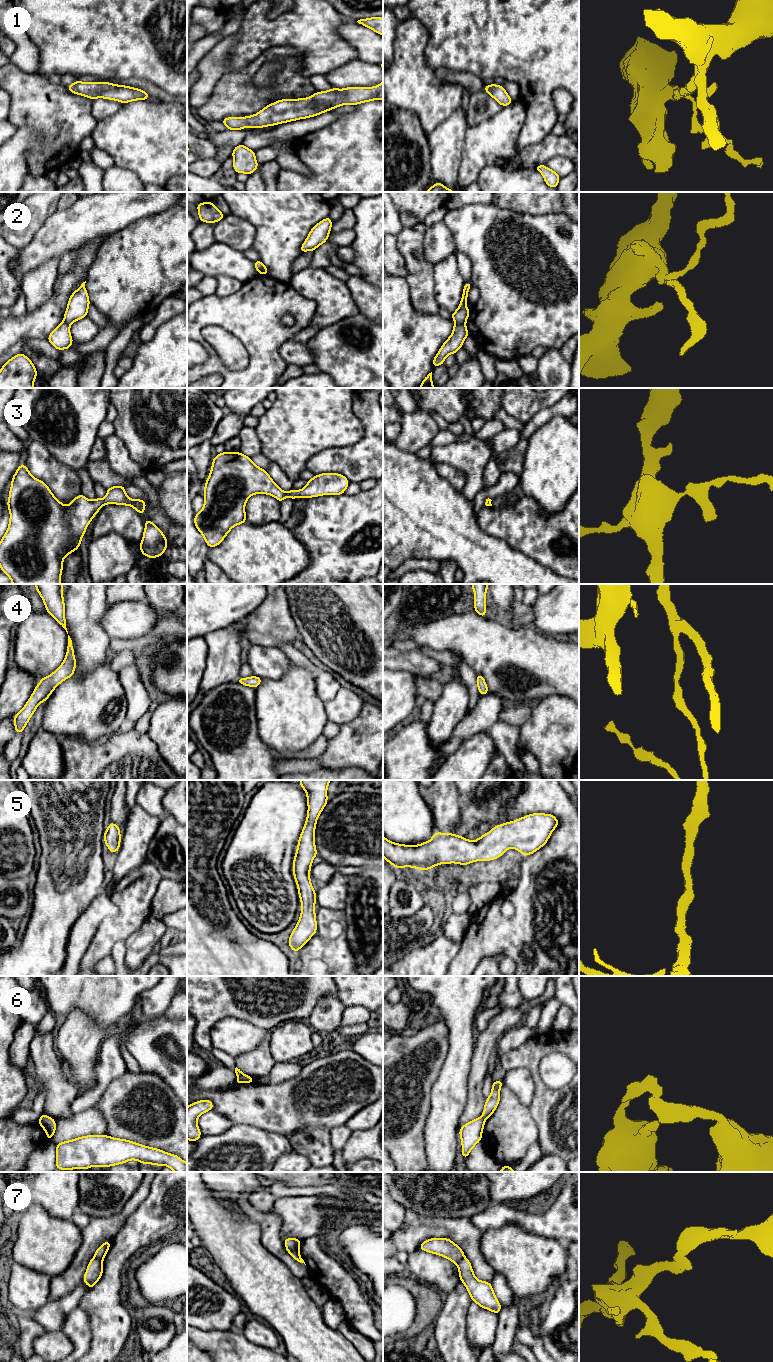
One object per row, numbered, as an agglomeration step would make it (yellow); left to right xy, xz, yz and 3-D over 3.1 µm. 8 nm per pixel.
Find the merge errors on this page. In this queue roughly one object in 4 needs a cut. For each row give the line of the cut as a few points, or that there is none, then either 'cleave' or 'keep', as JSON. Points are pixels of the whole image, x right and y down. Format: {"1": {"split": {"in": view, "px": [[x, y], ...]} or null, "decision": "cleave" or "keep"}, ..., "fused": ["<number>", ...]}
{"1": {"split": null, "decision": "keep"}, "2": {"split": {"in": "yz", "px": [[455, 321], [464, 324]]}, "decision": "cleave"}, "3": {"split": null, "decision": "keep"}, "4": {"split": null, "decision": "keep"}, "5": {"split": null, "decision": "keep"}, "6": {"split": {"in": "yz", "px": [[481, 1116], [485, 1119]]}, "decision": "cleave"}, "7": {"split": {"in": "xz", "px": [[286, 1247], [298, 1252]]}, "decision": "cleave"}, "fused": ["2", "6", "7"]}

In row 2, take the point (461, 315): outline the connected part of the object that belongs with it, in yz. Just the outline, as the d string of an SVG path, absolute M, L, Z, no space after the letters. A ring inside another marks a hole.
M471 281L468 283L464 283L463 294L461 297L459 308L451 314L452 319L457 323L465 324L469 317L470 309L466 307L466 301L468 299L468 291L471 286Z

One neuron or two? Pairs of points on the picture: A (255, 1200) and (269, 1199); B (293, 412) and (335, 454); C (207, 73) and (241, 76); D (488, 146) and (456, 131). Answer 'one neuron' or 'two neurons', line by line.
A: one neuron
B: two neurons
C: two neurons
D: two neurons

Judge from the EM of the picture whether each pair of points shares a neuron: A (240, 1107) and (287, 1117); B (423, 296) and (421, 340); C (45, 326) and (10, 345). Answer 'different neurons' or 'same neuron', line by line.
A: same neuron
B: different neurons
C: same neuron

